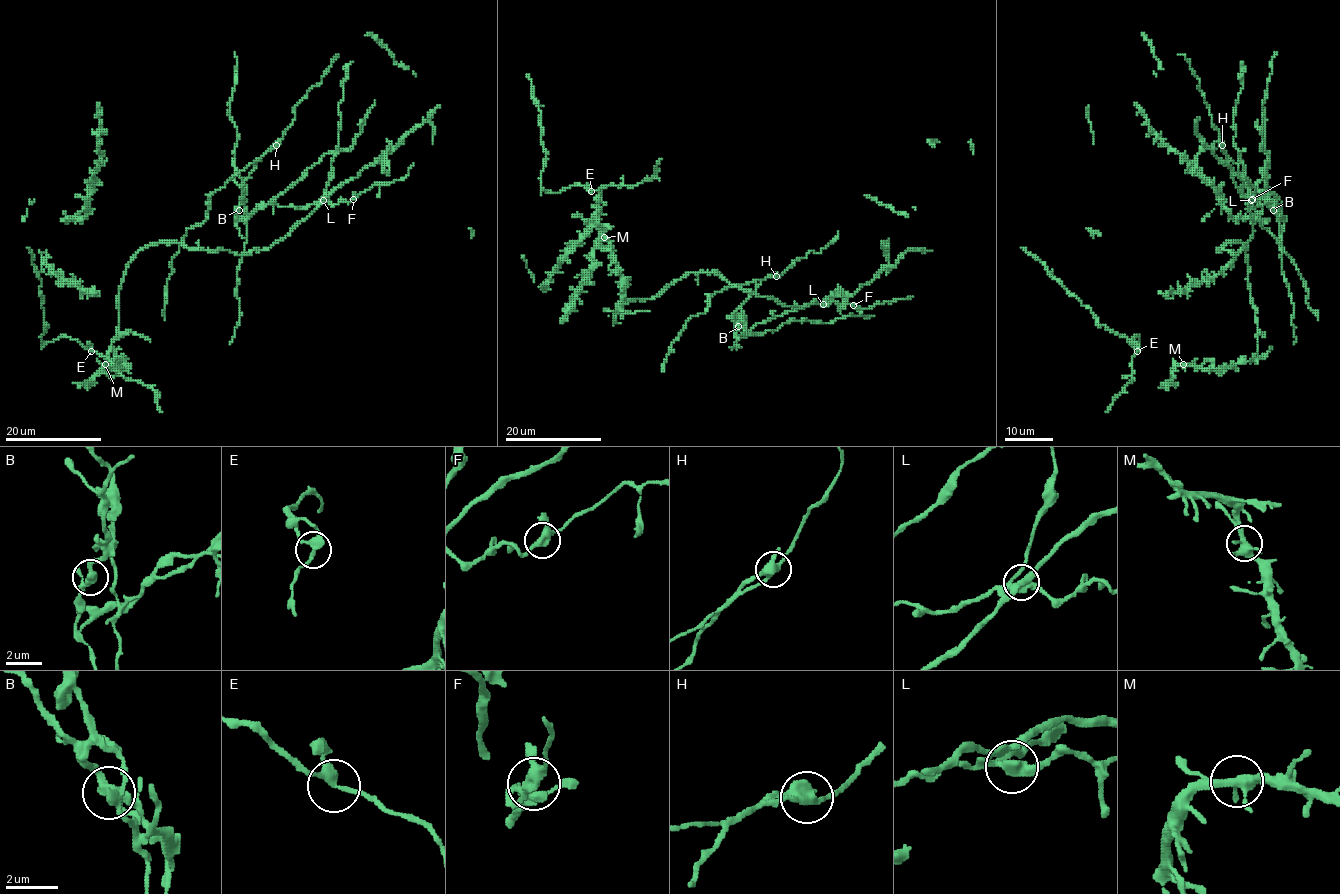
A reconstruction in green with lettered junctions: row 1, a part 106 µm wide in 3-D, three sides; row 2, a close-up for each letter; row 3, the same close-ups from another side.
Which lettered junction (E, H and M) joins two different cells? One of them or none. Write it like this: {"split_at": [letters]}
{"split_at": ["H"]}

